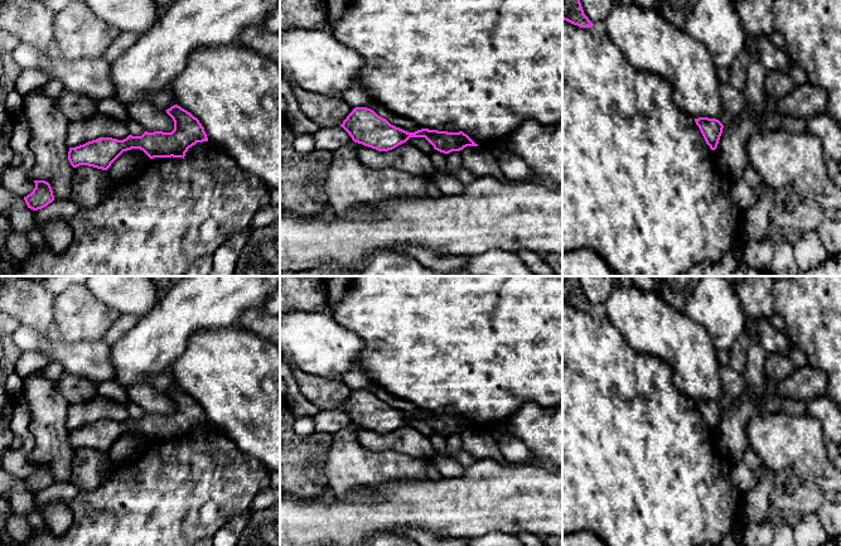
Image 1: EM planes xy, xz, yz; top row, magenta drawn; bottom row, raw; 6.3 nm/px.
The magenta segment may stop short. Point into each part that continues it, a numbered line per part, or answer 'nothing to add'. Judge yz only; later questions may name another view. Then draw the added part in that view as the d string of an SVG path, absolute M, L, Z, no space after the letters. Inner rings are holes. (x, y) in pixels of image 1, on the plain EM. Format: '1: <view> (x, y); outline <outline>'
nothing to add

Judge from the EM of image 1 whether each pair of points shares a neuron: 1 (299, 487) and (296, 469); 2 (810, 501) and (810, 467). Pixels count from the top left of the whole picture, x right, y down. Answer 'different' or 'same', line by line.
1: same
2: different

